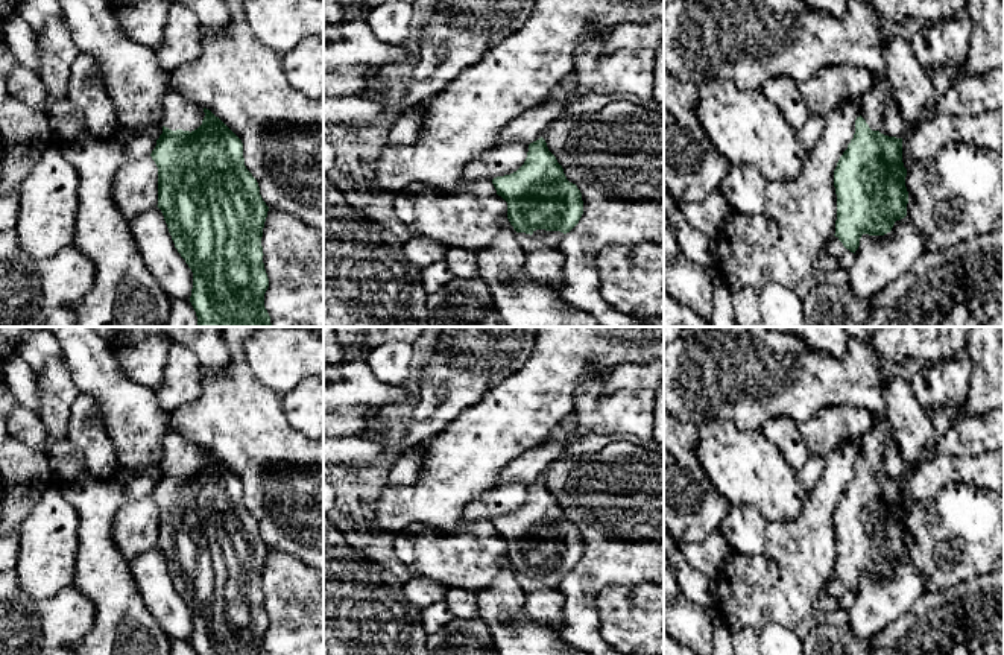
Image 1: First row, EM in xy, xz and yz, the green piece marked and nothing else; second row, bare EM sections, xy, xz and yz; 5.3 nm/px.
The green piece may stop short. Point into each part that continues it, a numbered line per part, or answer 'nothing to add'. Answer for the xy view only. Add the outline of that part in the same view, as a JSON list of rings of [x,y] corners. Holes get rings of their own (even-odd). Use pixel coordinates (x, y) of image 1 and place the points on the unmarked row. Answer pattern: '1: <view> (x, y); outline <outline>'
1: xy (179, 453); outline [[[169,430],[164,441],[164,457],[161,465],[176,471],[194,471],[205,457],[204,448],[176,430]]]

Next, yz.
1: yz (874, 444); outline [[[889,419],[882,421],[879,426],[872,427],[872,430],[861,438],[860,456],[866,460],[872,471],[878,471],[886,448],[890,444],[896,444],[896,441],[893,426]]]

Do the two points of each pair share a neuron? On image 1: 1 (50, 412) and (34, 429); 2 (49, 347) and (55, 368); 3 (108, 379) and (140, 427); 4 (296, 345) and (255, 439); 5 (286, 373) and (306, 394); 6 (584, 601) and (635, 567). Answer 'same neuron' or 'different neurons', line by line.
1: different neurons
2: different neurons
3: same neuron
4: different neurons
5: different neurons
6: same neuron

